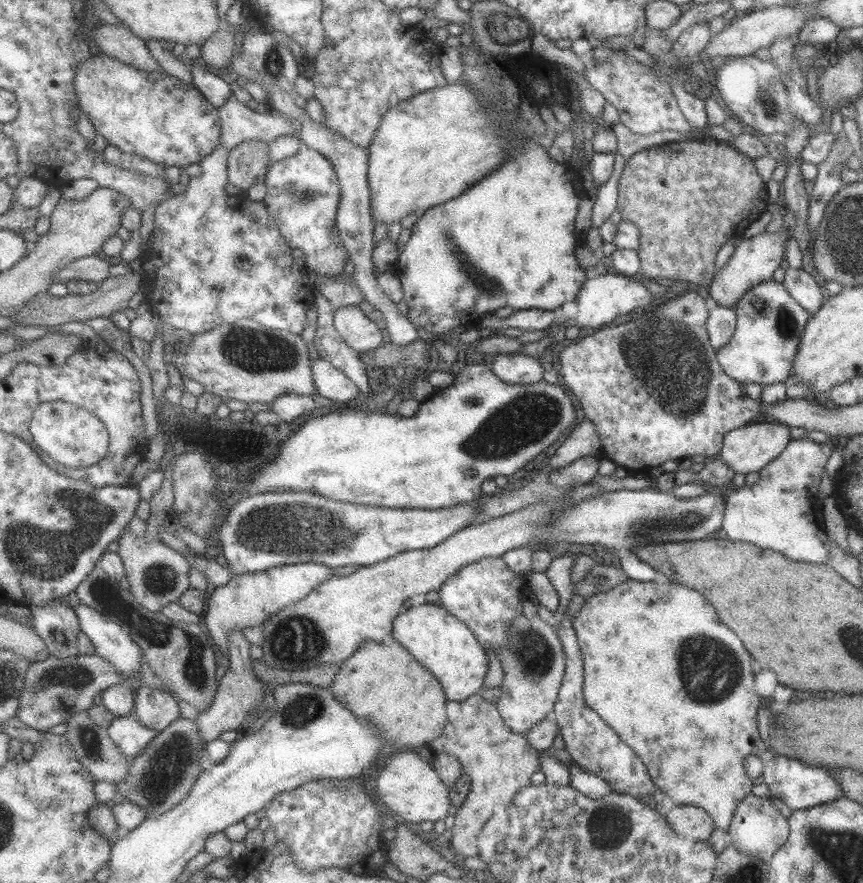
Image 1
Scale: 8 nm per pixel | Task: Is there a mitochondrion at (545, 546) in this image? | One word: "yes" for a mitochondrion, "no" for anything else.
no

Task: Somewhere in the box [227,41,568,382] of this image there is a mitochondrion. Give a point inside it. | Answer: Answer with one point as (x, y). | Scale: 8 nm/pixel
(485, 282)

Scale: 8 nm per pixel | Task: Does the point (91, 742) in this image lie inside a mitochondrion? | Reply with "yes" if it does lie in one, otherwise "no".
yes

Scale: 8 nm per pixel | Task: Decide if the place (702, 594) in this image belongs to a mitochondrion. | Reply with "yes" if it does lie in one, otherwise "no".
no

